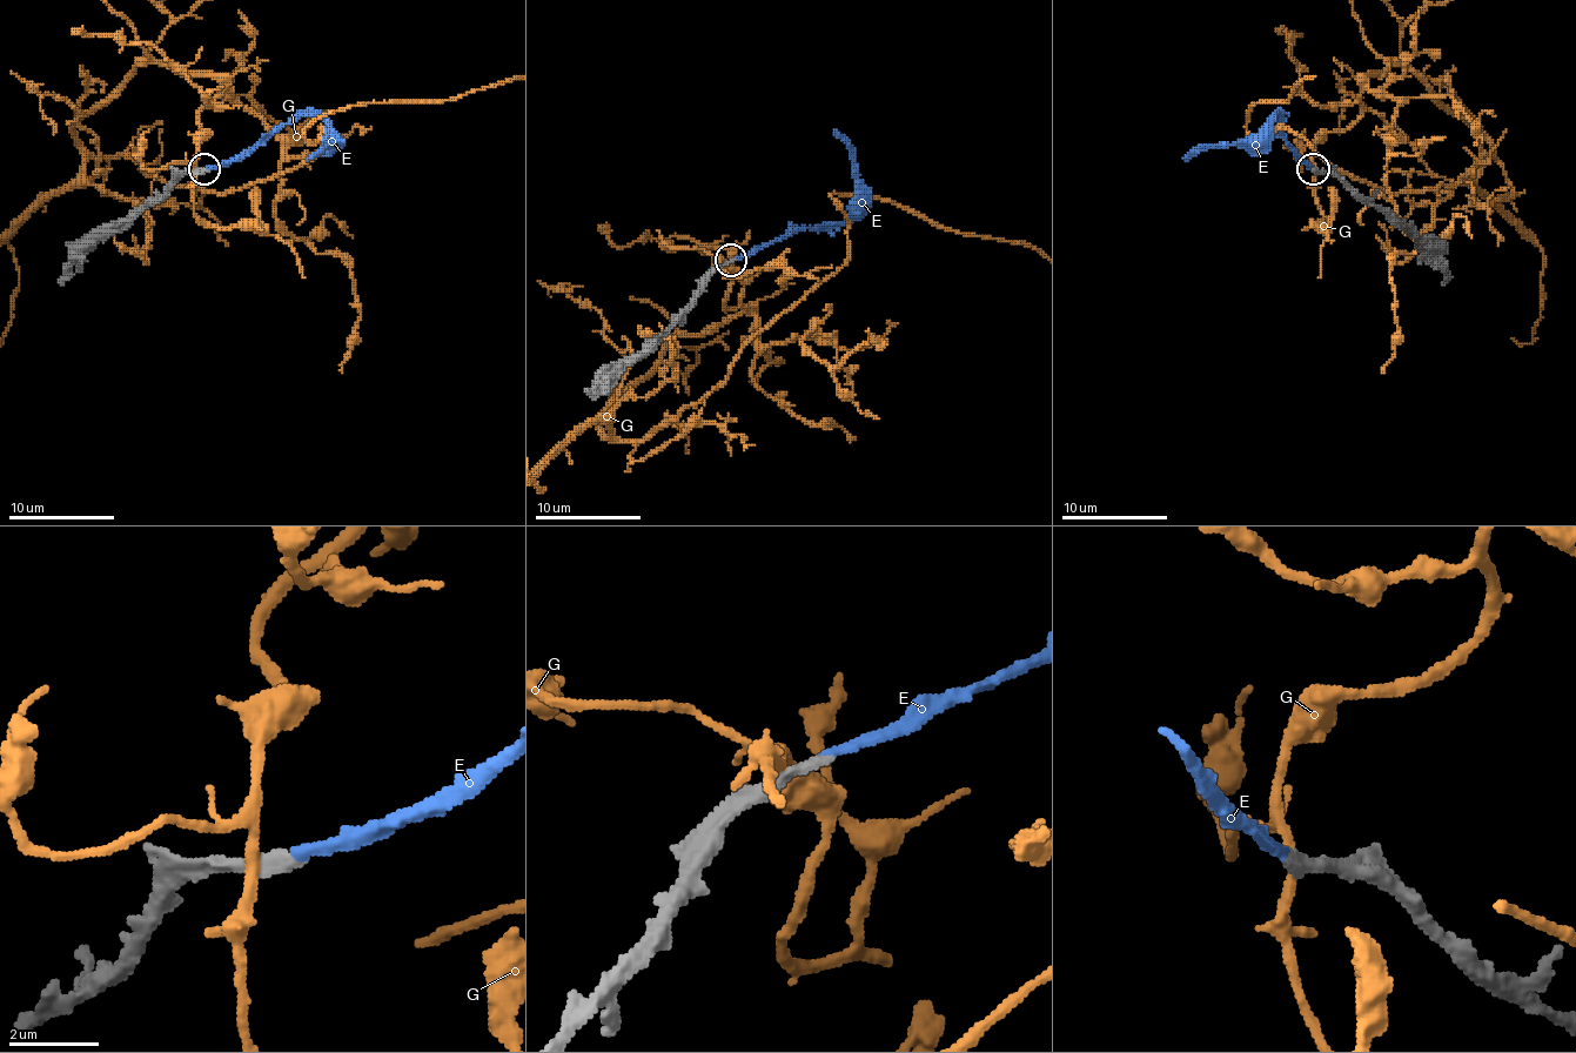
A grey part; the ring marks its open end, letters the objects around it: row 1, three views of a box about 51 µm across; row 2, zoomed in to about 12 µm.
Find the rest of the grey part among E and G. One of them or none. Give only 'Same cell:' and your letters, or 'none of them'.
Same cell: E

